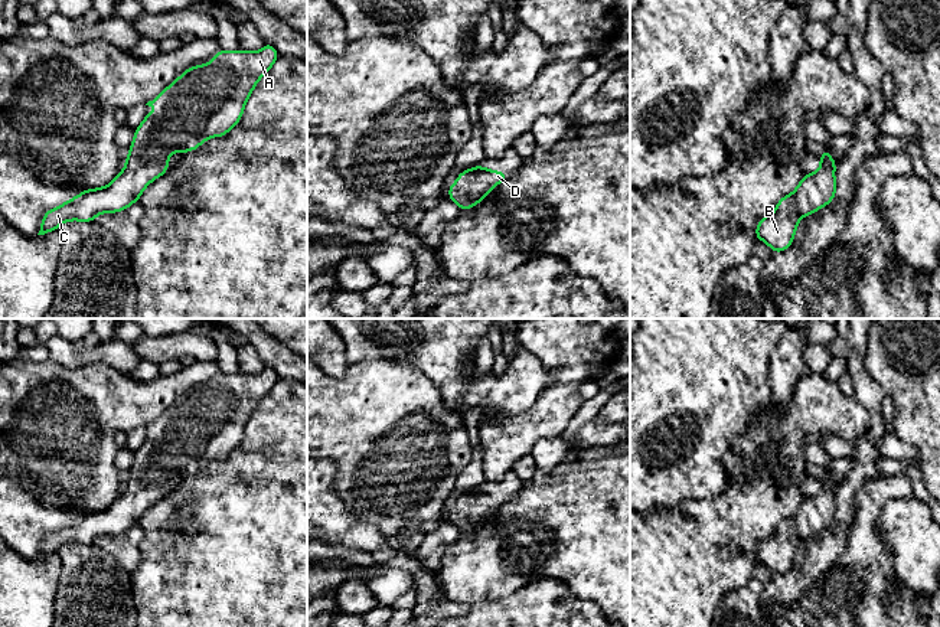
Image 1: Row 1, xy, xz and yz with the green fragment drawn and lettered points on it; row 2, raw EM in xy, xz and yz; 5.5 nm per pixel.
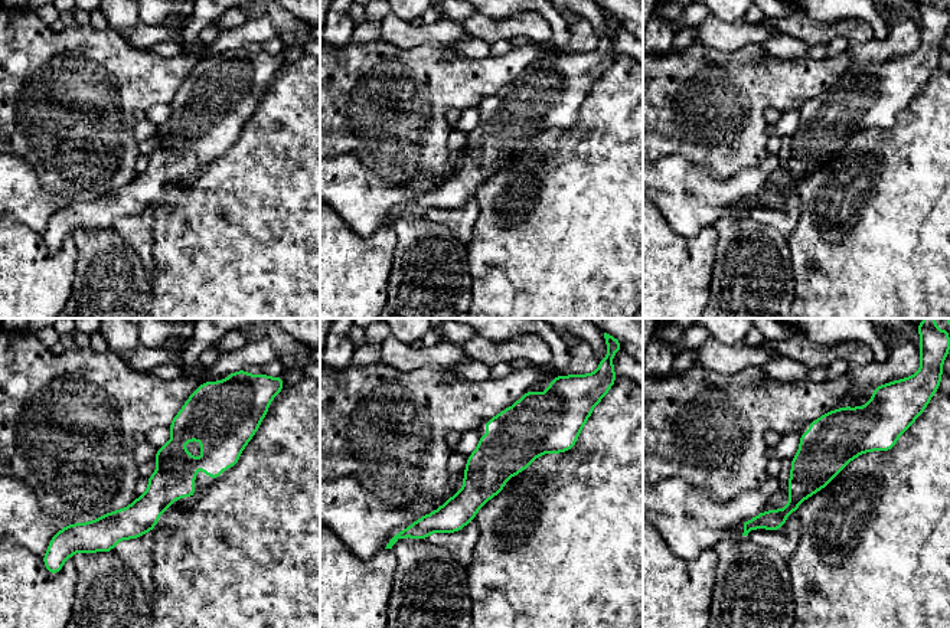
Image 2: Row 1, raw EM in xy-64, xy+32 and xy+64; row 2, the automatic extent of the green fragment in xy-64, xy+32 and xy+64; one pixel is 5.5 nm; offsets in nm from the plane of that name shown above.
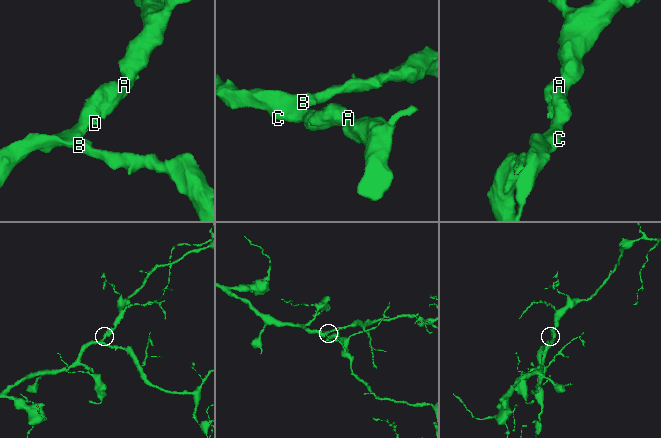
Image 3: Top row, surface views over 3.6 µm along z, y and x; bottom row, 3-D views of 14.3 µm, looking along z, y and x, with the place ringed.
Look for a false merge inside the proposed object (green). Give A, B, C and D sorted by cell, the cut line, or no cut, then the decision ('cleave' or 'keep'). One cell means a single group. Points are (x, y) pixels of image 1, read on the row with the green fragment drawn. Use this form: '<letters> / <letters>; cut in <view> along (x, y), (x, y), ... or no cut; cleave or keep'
A B C D; no cut; keep

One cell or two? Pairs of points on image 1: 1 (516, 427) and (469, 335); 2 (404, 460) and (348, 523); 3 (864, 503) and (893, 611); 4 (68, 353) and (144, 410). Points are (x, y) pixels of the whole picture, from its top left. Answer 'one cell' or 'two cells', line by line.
1: two cells
2: two cells
3: one cell
4: two cells

